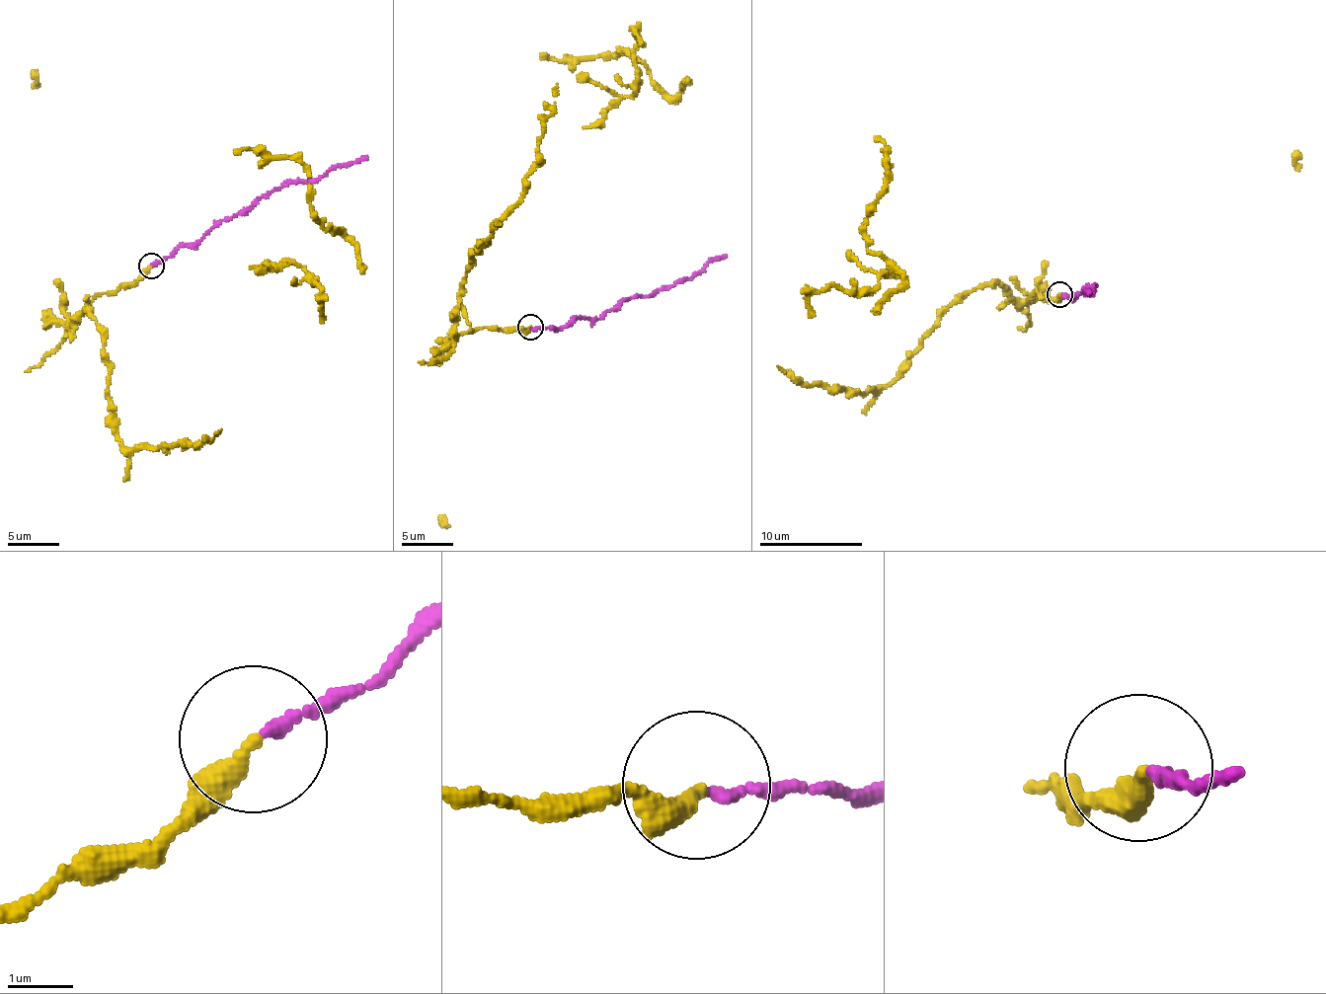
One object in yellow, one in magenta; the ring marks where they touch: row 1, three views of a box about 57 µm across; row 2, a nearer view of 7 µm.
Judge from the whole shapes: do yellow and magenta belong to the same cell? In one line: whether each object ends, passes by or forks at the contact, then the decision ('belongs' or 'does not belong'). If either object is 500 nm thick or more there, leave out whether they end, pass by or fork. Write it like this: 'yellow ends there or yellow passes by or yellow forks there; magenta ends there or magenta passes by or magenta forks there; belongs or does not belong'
yellow ends there; magenta ends there; does not belong

